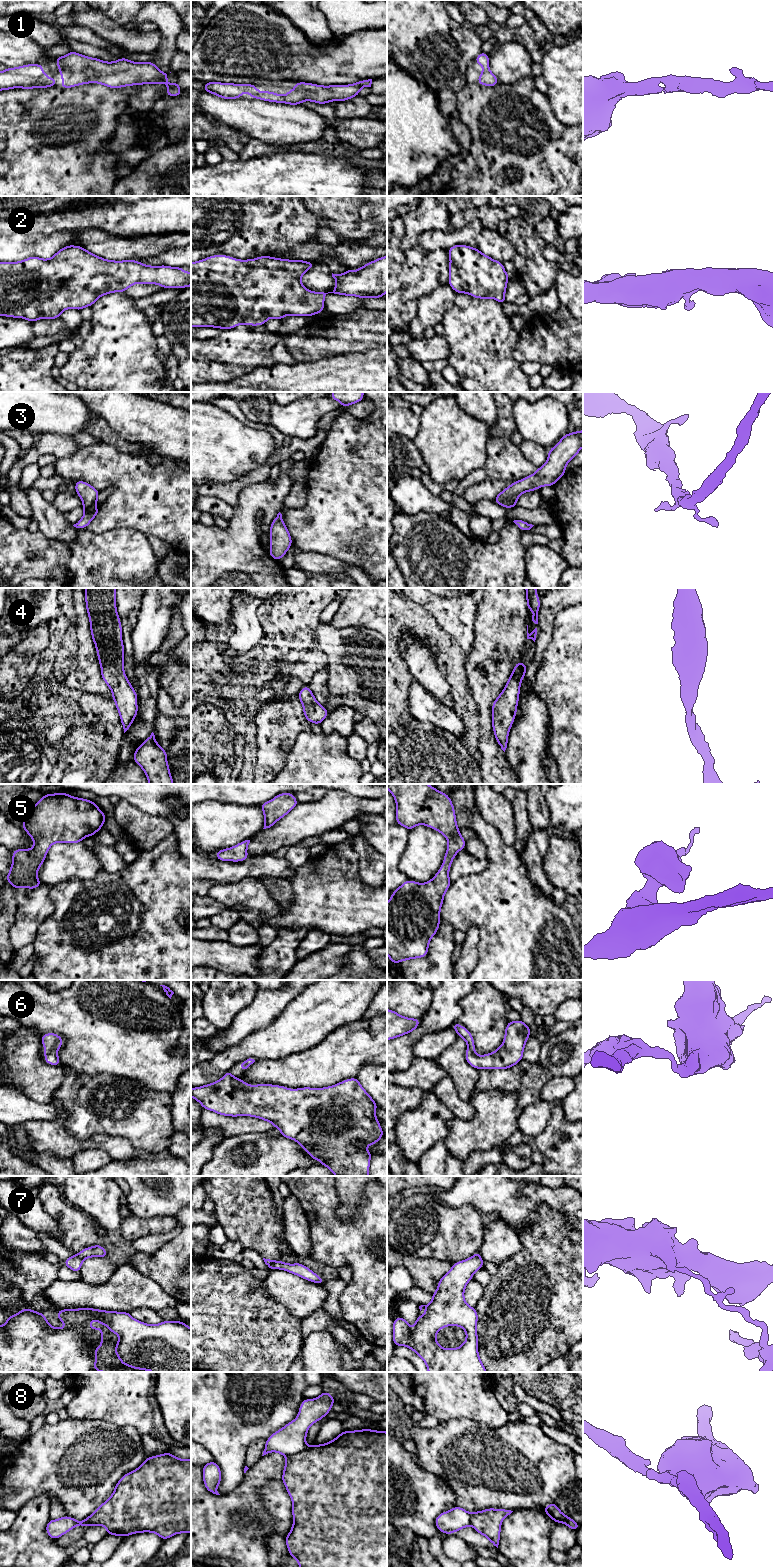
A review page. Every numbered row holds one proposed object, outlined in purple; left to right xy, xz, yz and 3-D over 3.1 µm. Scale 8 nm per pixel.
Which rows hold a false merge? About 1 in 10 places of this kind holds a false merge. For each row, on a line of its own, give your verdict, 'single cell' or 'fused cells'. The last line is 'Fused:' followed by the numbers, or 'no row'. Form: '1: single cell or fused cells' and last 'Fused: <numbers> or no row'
1: single cell
2: single cell
3: single cell
4: single cell
5: single cell
6: single cell
7: fused cells
8: fused cells
Fused: 7, 8

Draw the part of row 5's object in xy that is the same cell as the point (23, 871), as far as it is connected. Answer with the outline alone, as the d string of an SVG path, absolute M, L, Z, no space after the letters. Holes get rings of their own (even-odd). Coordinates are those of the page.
M66 792L43 795L29 813L22 816L22 820L22 828L32 837L34 847L12 851L13 862L10 873L4 876L15 890L19 887L35 889L41 885L42 882L37 878L38 869L52 844L80 843L86 836L92 837L102 829L103 823L107 821L94 801L70 796Z

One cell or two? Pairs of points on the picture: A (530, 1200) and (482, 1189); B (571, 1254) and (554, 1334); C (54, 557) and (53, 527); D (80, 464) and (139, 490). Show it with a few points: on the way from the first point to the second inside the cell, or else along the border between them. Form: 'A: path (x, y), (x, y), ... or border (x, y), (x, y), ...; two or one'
A: path (518, 1199), (507, 1199), (494, 1193); one
B: path (571, 1274), (554, 1297), (554, 1314); one
C: border (39, 530), (47, 537), (61, 541), (64, 544); two
D: path (95, 464), (120, 471), (124, 475); one

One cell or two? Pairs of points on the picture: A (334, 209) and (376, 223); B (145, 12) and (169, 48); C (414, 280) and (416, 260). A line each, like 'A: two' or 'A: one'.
A: one
B: one
C: one

